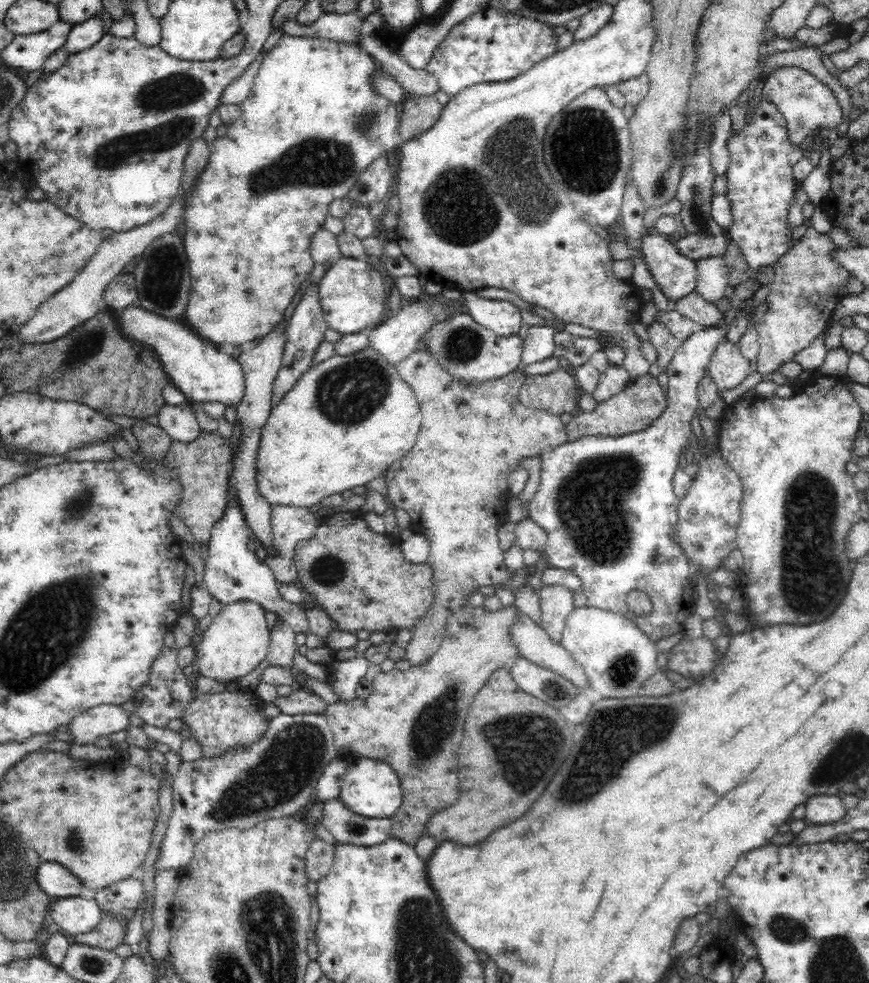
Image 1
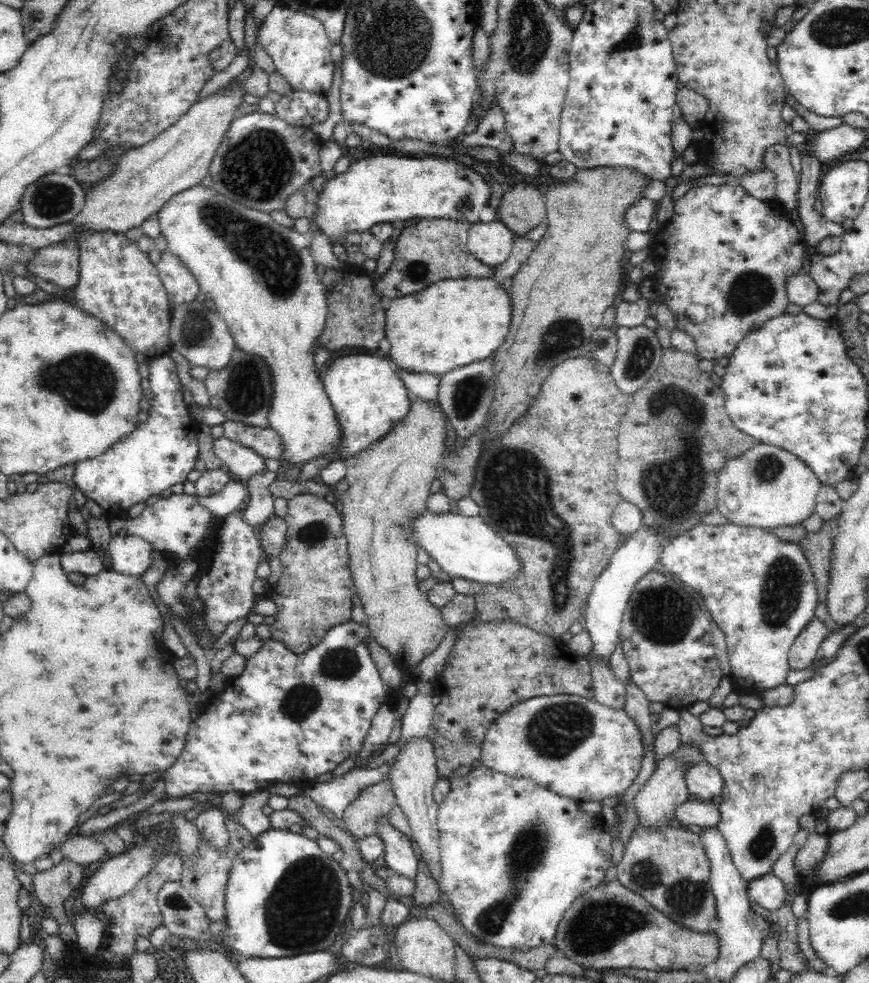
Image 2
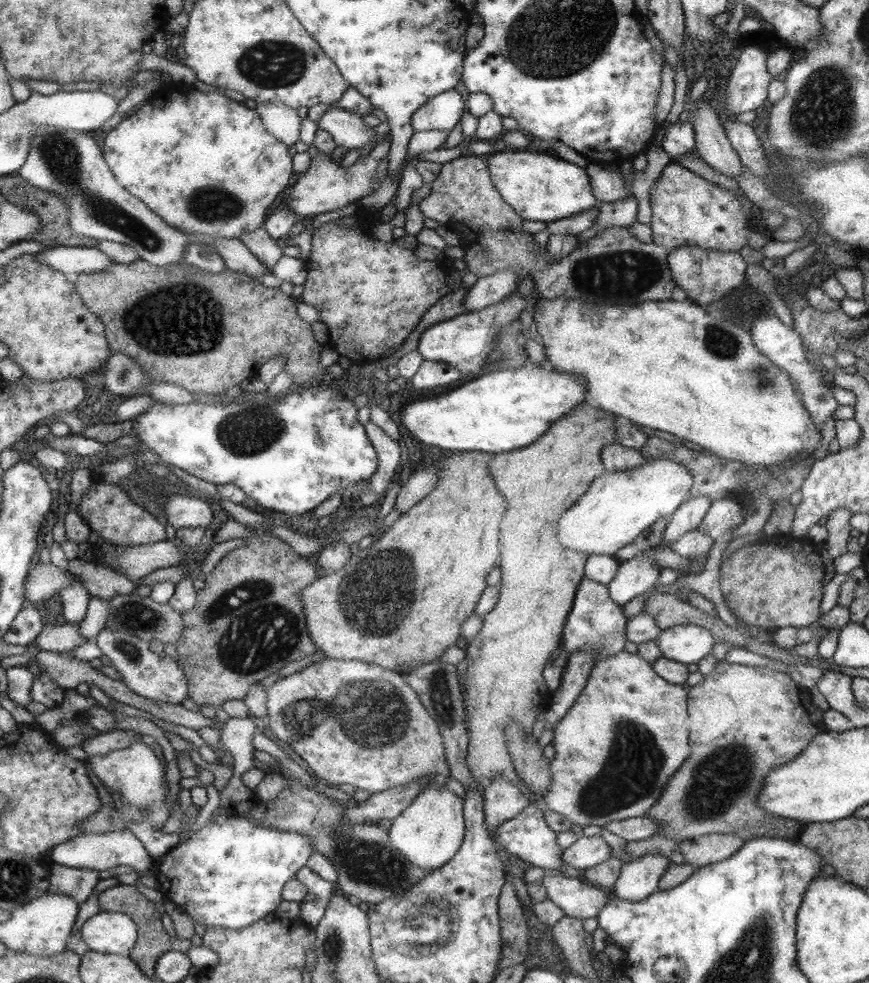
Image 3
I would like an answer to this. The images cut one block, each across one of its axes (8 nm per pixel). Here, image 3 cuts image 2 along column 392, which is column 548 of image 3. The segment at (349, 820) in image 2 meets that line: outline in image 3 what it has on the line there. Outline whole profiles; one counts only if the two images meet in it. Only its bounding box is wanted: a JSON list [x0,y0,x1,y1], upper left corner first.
[545,652,691,826]

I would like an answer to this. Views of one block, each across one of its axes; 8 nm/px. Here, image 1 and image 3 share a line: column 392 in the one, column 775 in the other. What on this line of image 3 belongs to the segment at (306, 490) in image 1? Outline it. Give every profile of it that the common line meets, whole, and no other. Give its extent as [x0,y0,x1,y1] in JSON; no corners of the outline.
[531,298,821,466]

